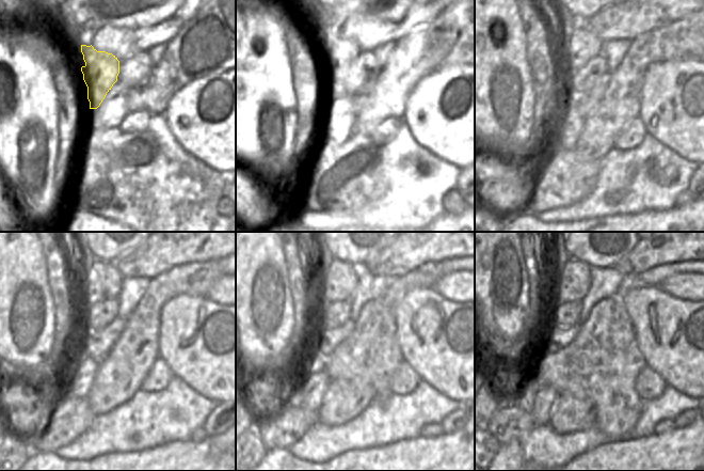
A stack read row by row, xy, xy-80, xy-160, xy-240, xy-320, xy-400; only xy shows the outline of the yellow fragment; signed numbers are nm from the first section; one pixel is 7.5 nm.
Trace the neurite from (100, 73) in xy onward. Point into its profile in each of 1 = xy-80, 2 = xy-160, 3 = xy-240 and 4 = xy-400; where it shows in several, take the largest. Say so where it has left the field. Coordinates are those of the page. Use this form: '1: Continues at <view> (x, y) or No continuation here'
1: Continues at xy-80 (342, 50)
2: Continues at xy-160 (584, 44)
3: Continues at xy-240 (102, 281)
4: Continues at xy-400 (572, 282).

